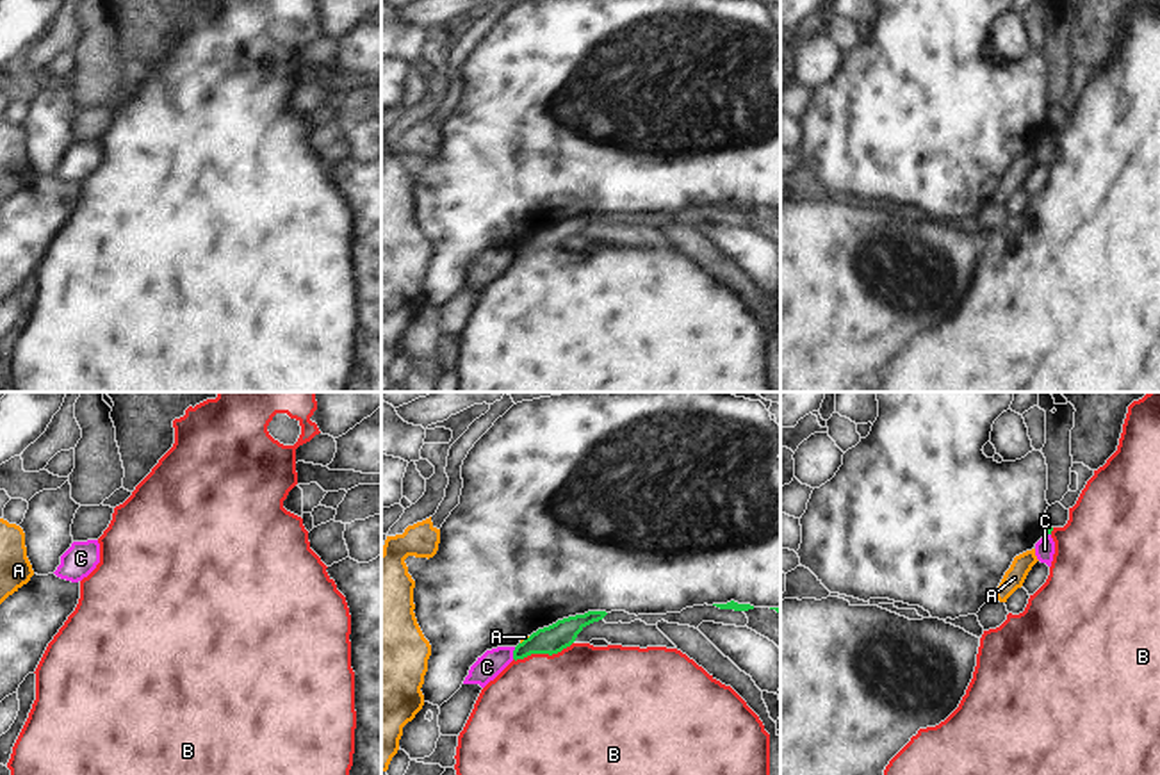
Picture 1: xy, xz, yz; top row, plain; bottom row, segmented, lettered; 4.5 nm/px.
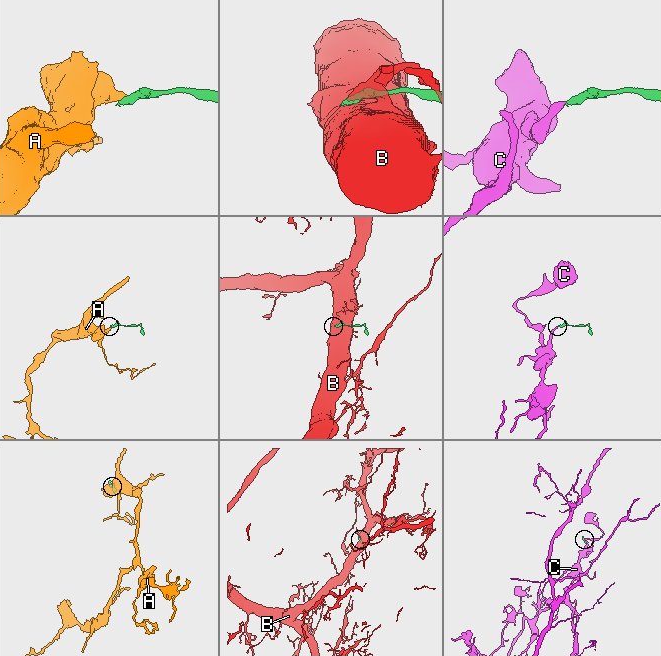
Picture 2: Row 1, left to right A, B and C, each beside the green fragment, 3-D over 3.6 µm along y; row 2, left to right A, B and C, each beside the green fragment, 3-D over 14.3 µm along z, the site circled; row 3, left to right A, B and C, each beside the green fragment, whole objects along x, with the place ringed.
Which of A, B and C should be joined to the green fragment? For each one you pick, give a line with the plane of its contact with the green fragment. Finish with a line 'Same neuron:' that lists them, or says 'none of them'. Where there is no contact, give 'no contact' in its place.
B: contact in xz
Same neuron: B

